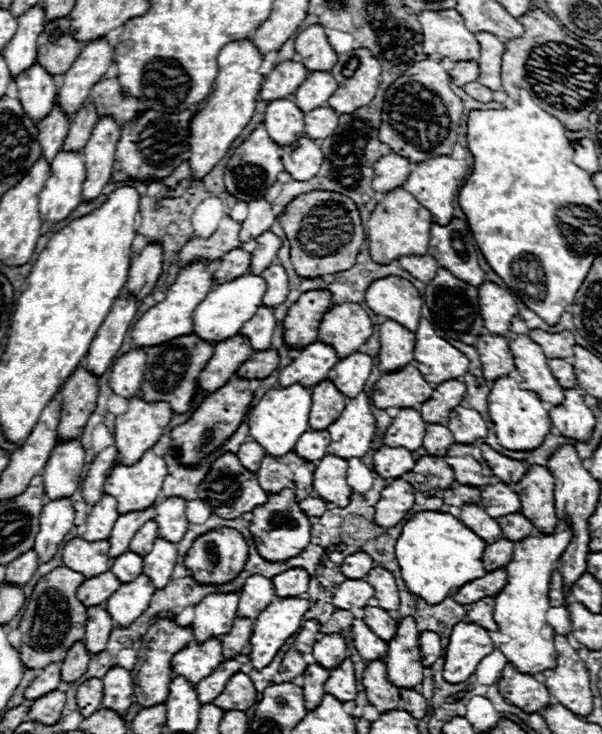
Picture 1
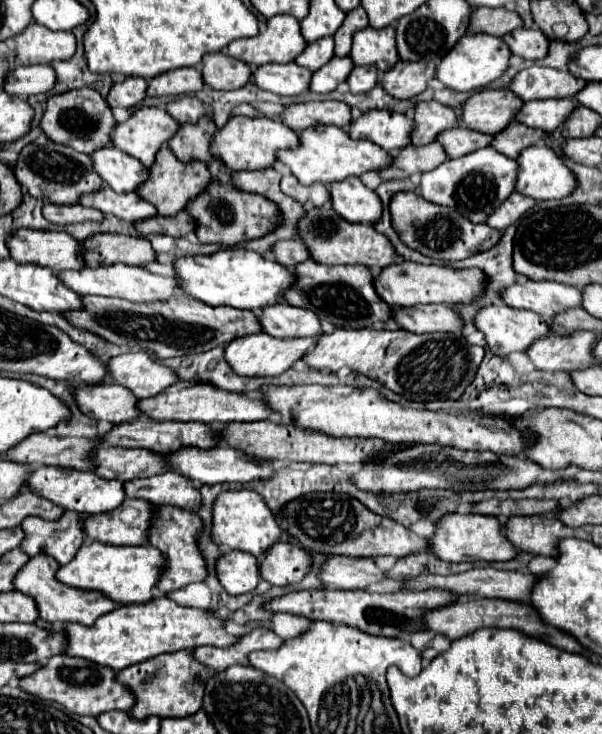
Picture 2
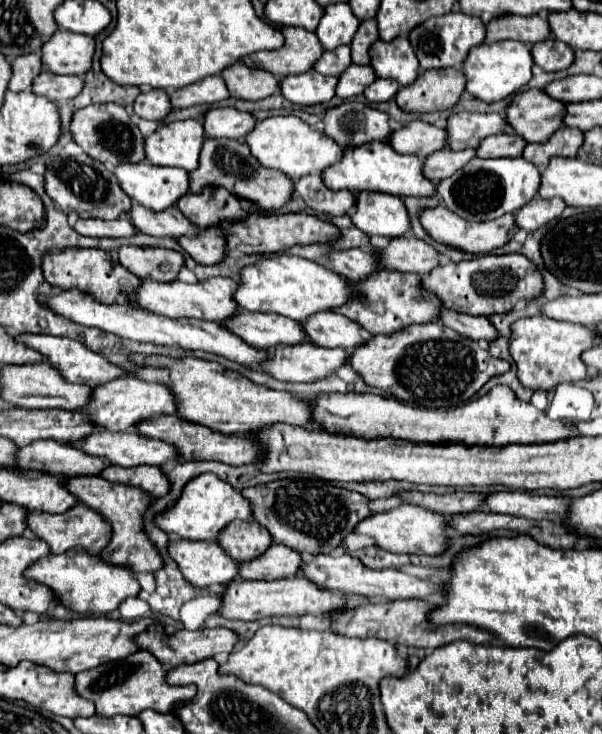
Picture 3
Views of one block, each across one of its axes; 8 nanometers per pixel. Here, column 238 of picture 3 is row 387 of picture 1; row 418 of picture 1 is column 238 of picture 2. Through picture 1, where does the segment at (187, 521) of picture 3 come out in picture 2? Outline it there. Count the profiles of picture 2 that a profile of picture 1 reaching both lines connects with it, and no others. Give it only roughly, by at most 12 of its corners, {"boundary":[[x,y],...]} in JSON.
{"boundary":[[228,490],[214,504],[224,550],[262,556],[282,530],[258,492]]}

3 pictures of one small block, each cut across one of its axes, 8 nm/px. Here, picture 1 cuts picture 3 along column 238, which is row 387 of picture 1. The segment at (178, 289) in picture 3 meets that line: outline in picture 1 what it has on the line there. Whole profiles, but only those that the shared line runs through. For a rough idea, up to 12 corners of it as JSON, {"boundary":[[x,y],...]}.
{"boundary":[[326,342],[300,350],[278,380],[280,386],[316,386],[338,362]]}

